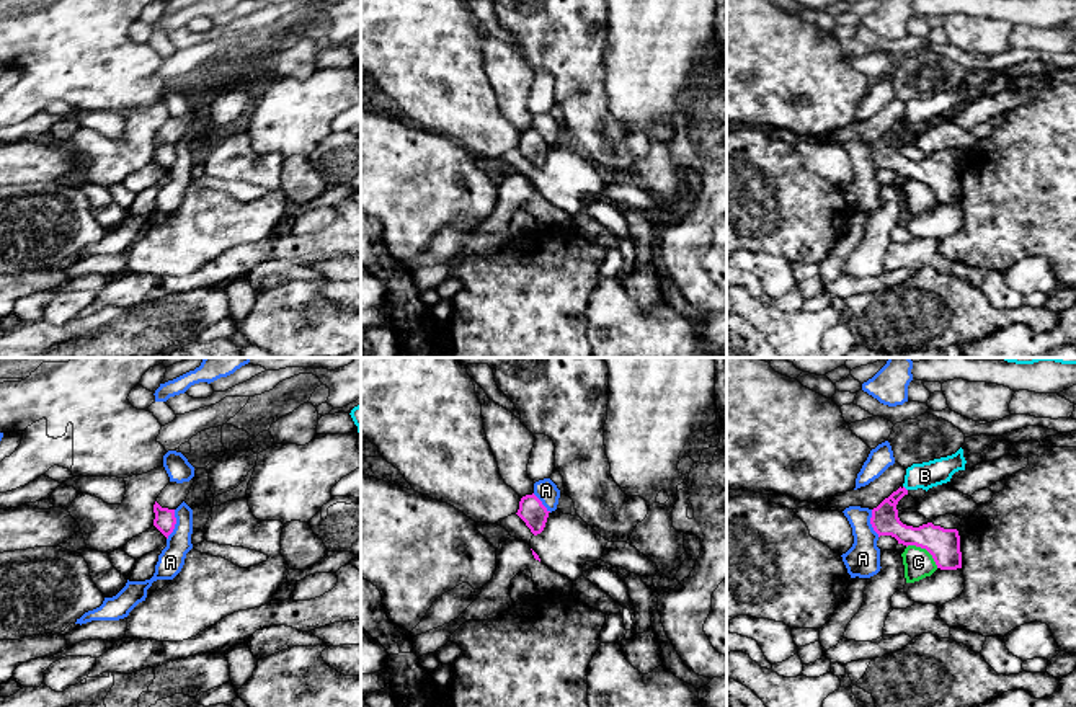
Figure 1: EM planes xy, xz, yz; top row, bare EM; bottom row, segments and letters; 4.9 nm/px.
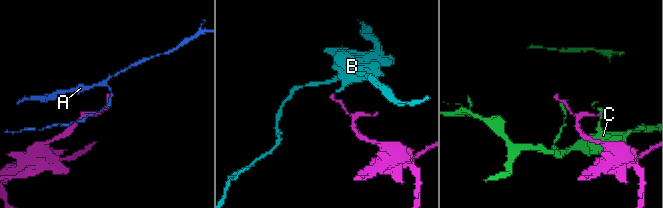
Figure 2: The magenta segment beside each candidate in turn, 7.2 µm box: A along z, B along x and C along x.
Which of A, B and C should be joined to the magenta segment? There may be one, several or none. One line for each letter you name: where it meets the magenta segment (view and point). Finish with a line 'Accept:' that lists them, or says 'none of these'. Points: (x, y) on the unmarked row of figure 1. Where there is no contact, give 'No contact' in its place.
Accept: none of these

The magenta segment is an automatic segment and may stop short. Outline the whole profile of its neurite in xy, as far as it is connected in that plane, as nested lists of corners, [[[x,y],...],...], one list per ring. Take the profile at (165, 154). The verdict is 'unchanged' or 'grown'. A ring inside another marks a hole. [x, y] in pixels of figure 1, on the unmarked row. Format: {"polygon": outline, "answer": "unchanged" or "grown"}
{"polygon": [[[155,136],[153,147],[155,147],[153,160],[168,173],[176,158],[175,144],[162,142]]], "answer": "unchanged"}

